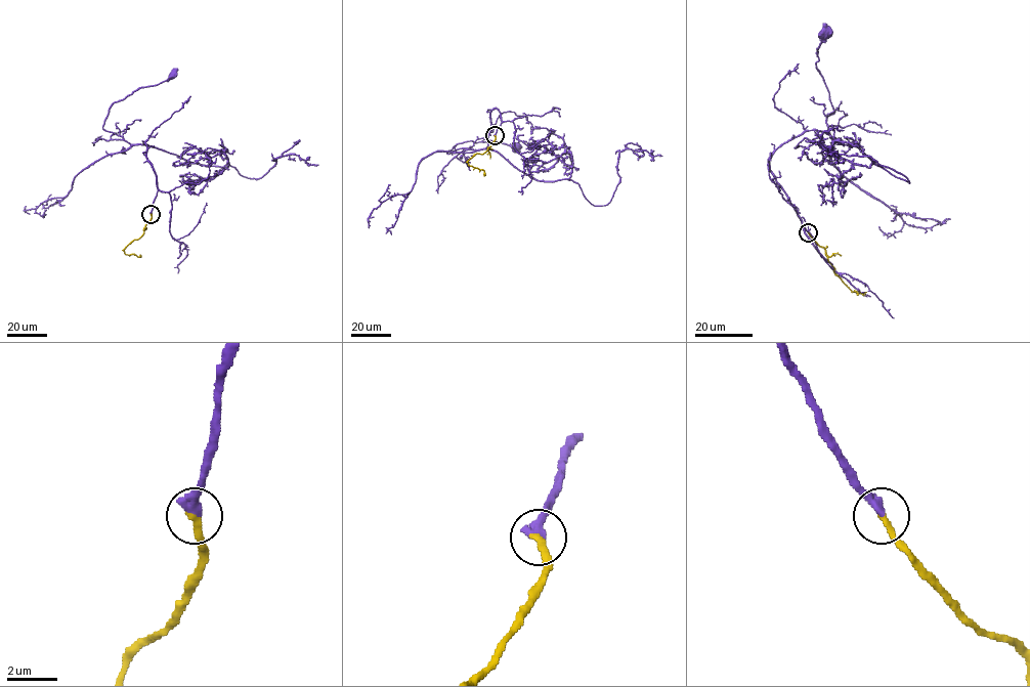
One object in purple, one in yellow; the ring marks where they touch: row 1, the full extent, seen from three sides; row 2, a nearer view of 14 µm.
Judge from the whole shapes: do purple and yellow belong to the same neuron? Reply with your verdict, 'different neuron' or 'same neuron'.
same neuron

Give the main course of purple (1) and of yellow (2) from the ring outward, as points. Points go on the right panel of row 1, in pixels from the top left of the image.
1: (809, 232), (769, 160), (806, 131), (828, 132), (826, 118), (832, 105), (816, 69), (825, 31)
2: (809, 232), (825, 250), (833, 272), (857, 294), (866, 292)

